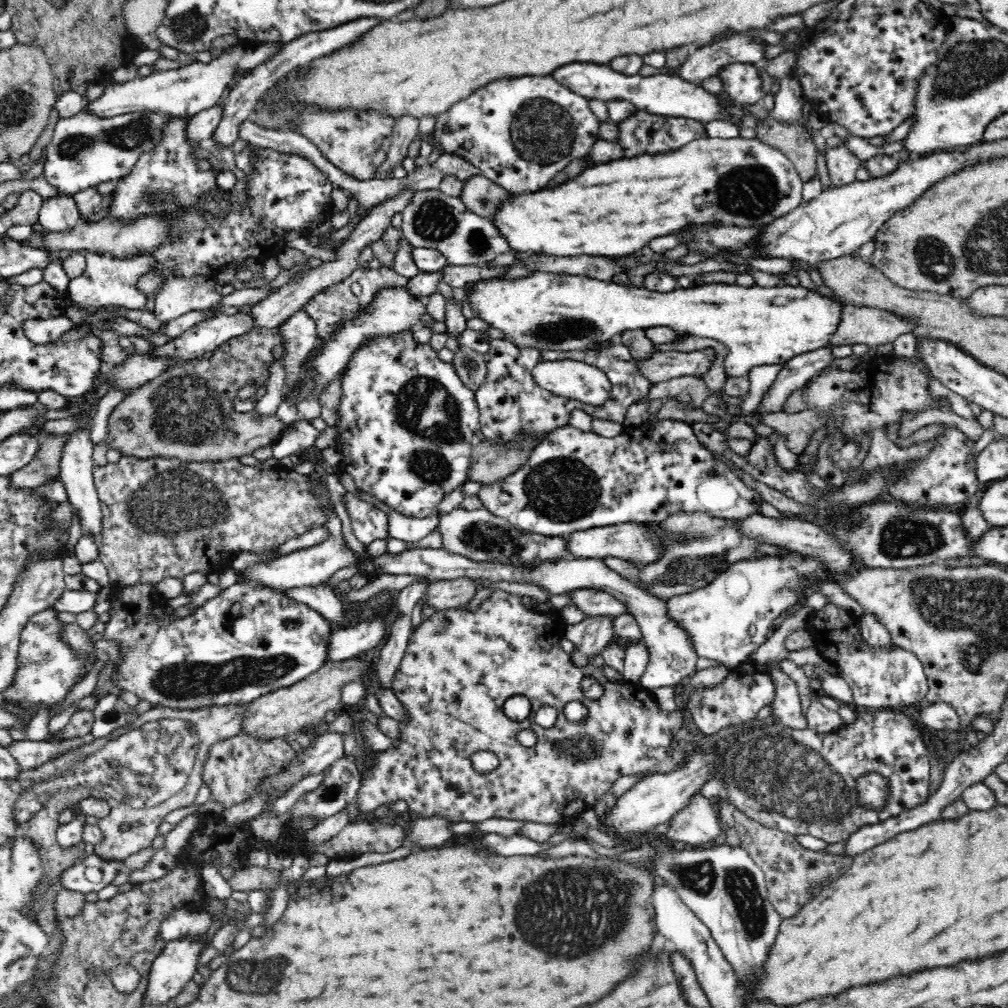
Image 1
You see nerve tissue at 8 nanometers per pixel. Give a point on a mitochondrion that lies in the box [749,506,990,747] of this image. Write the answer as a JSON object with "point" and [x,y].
{"point":[902,536]}

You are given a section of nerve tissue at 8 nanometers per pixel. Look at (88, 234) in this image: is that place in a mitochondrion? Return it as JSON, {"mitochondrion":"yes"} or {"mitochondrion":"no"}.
{"mitochondrion":"no"}

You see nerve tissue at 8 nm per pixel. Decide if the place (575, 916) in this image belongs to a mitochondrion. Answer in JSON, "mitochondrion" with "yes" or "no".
{"mitochondrion":"yes"}

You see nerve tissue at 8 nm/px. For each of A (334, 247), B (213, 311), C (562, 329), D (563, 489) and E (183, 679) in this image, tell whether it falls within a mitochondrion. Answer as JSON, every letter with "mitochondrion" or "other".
{"A":"other","B":"other","C":"mitochondrion","D":"mitochondrion","E":"mitochondrion"}

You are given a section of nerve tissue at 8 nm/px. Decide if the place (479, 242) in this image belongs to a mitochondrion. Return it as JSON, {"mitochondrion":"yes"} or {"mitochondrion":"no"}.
{"mitochondrion":"yes"}

